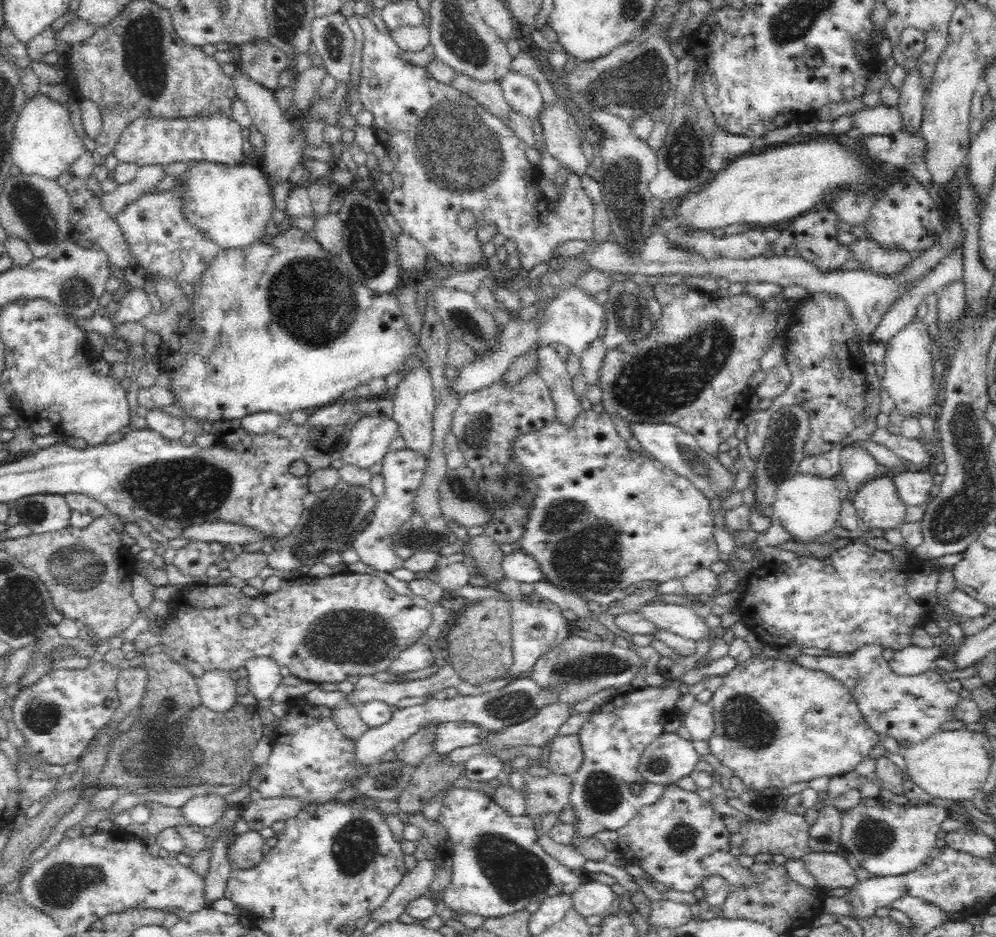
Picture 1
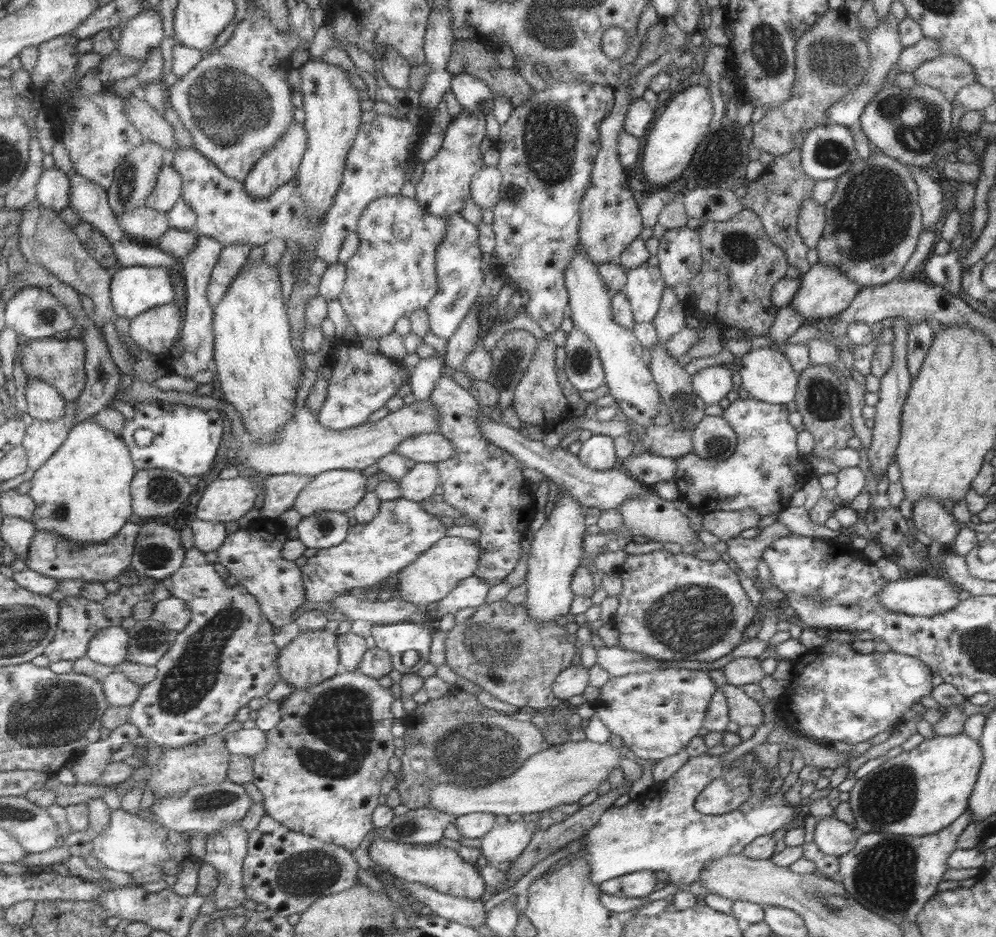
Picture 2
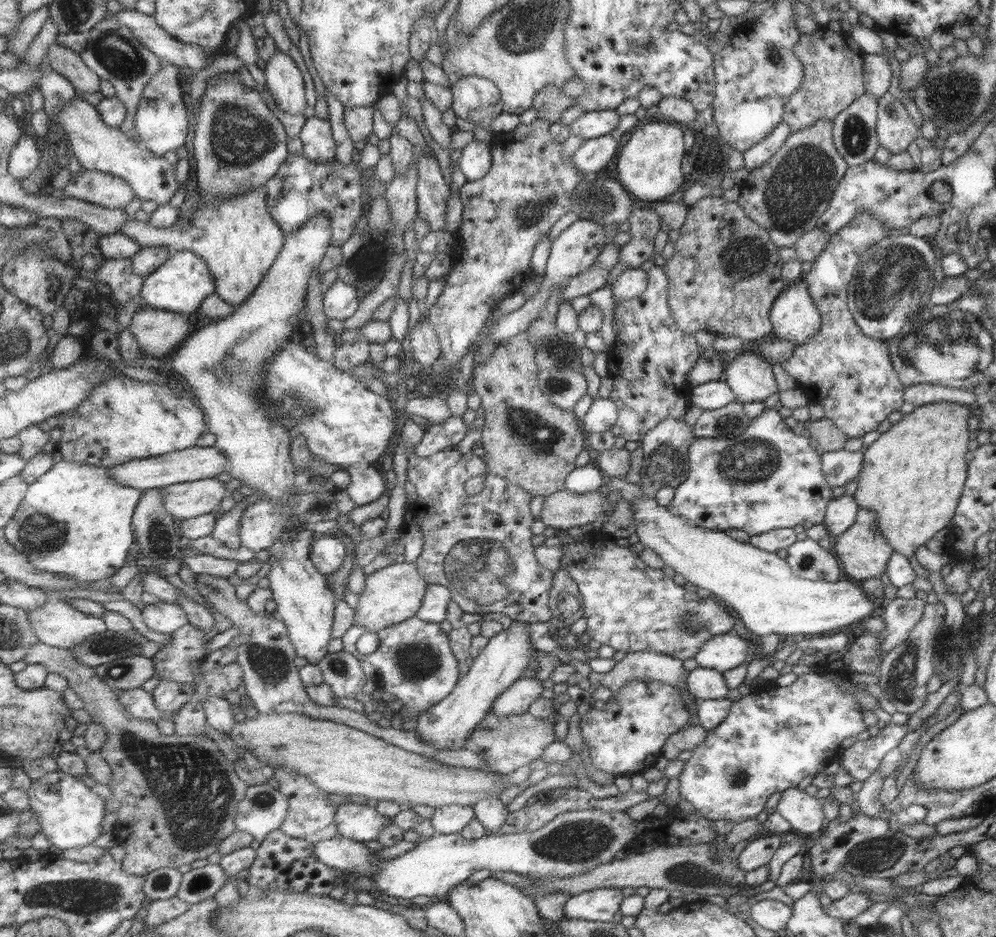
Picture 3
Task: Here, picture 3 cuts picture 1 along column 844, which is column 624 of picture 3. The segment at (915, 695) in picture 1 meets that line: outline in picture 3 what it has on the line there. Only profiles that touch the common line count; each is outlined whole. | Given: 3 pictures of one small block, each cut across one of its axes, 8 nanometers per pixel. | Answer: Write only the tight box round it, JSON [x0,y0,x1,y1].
[587,651,689,693]

